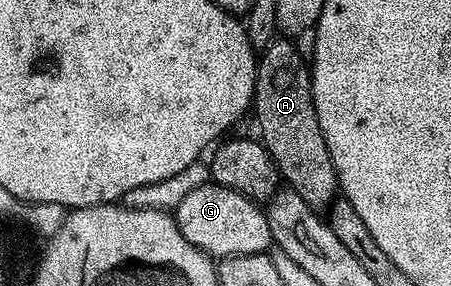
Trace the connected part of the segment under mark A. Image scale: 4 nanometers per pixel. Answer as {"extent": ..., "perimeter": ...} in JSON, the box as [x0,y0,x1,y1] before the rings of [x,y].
{"extent":[252,38,337,211],"perimeter":[[[288,38],[272,40],[259,55],[256,65],[258,72],[254,82],[252,112],[258,120],[263,146],[269,151],[275,169],[287,187],[296,191],[306,205],[323,211],[336,198],[337,178],[327,142],[316,118],[309,65],[297,45]]]}

